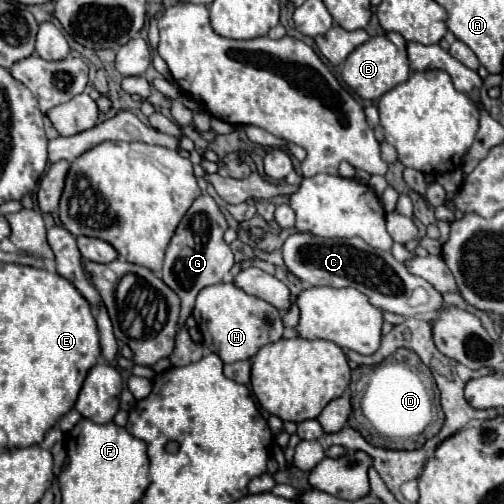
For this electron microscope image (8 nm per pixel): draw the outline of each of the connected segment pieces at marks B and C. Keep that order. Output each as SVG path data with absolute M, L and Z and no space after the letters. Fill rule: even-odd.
M376 36L356 48L344 62L342 78L344 82L364 100L378 100L382 94L392 90L394 86L406 82L410 76L408 56L404 50L398 50L386 36Z
M296 232L284 242L282 256L288 270L308 286L350 286L366 294L372 306L406 318L422 312L438 312L446 306L442 294L424 278L412 276L406 266L392 256L392 252L372 248L360 238L320 238L308 232Z

